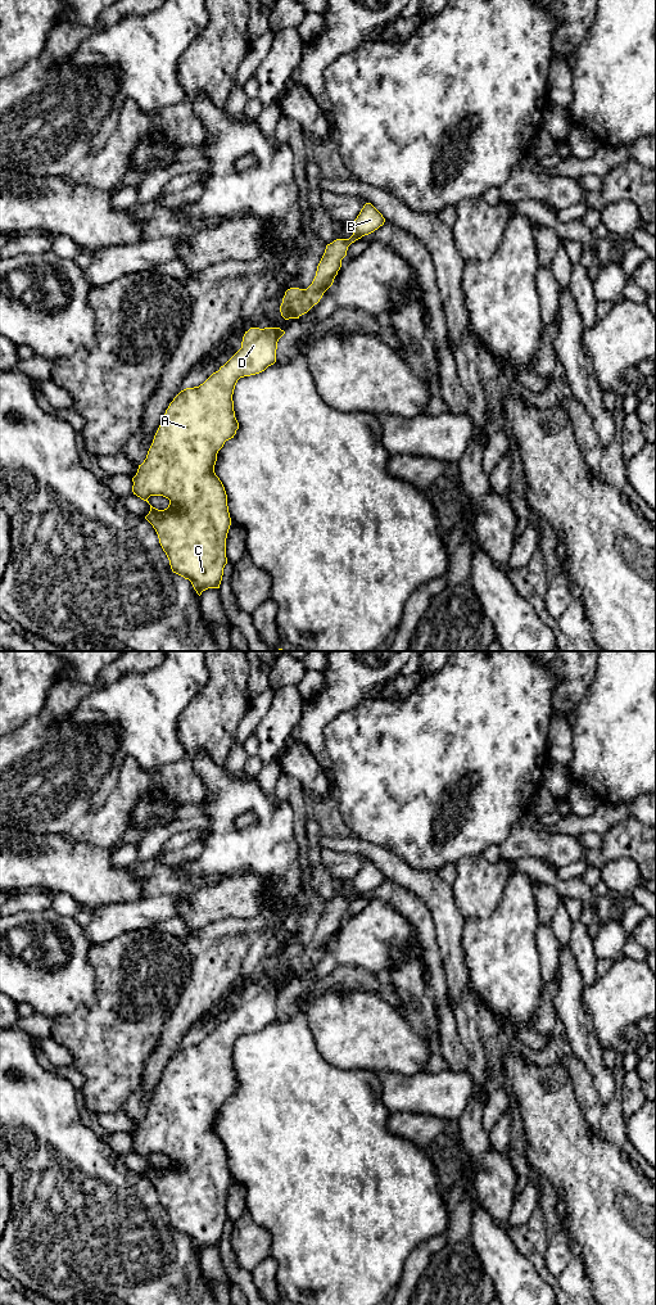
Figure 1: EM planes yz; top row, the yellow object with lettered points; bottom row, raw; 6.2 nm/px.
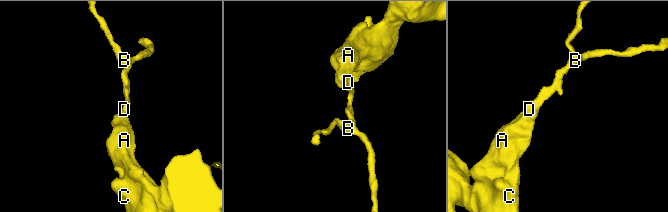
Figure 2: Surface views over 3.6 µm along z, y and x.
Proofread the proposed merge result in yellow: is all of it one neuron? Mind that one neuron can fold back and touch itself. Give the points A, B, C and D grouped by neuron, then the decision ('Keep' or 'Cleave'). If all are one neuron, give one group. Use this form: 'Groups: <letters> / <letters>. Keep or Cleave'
Groups: A B C D. Keep

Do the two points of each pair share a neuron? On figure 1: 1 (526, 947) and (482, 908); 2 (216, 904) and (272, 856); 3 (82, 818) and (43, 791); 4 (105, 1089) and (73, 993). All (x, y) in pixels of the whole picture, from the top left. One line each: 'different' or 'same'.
1: different
2: different
3: same
4: different

